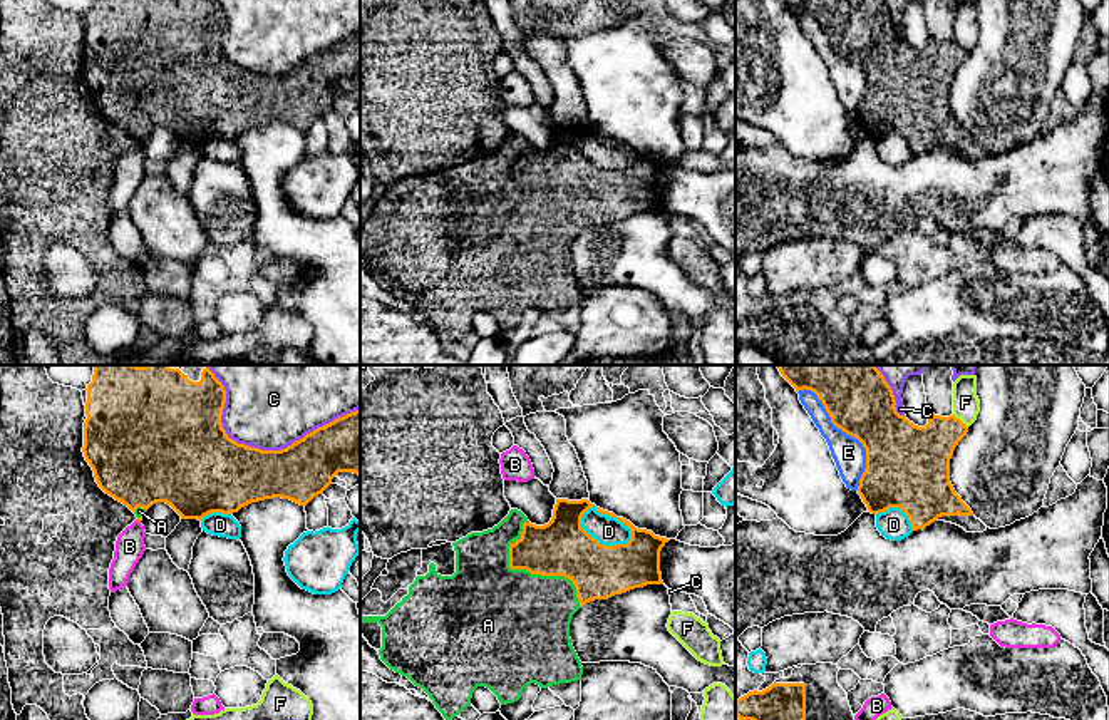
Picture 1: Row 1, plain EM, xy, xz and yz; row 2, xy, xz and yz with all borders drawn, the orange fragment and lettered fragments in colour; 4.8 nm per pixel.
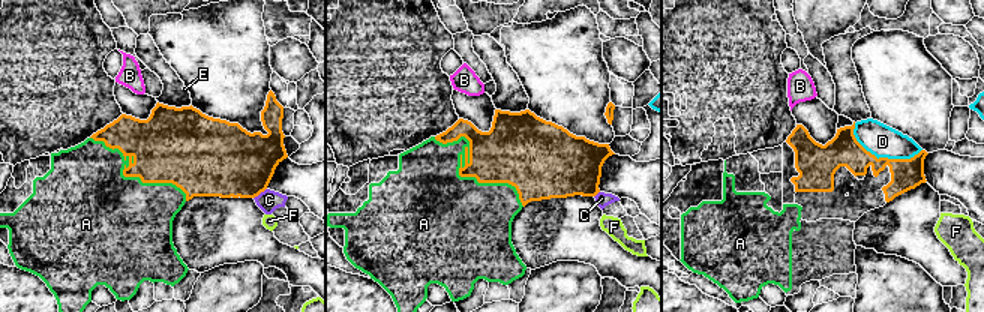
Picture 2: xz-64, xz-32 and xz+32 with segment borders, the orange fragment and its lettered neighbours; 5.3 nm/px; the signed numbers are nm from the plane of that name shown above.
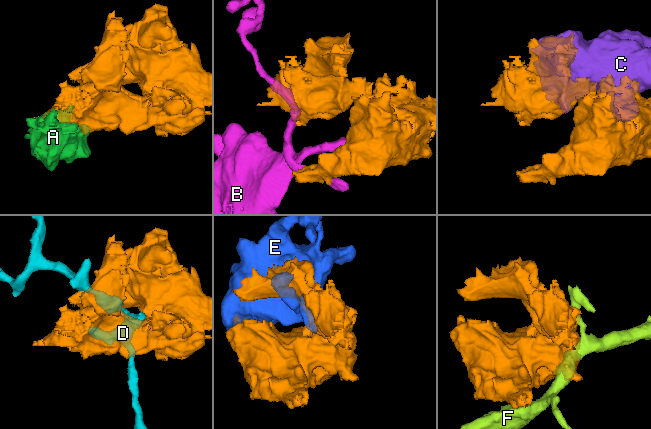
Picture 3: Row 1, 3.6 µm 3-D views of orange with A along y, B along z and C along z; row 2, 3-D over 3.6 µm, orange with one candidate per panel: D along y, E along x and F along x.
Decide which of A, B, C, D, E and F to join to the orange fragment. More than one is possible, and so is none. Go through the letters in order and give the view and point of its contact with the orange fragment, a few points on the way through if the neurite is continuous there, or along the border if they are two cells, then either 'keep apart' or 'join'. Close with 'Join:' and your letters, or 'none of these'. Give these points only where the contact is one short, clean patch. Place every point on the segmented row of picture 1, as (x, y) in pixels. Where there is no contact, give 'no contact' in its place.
A: contact xz (530, 571); join
B: contact xy (138, 519); keep apart
C: contact xy (258, 449); keep apart
D: contact xz (603, 545); border xz (580, 518), (580, 524), (600, 543), (625, 545), (632, 538); keep apart
E: contact yz (848, 434); keep apart
F: contact yz (960, 421); border yz (954, 414), (967, 427); keep apart
Join: A

